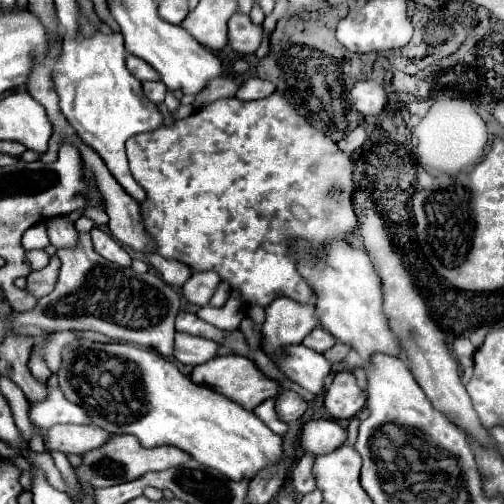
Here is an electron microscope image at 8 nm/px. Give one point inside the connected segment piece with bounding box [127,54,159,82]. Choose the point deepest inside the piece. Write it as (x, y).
(139, 68)

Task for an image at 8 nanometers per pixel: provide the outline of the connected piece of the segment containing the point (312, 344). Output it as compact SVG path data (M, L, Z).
M317 326L311 334L307 334L307 336L303 338L303 344L305 344L307 348L311 348L311 350L325 352L327 348L331 348L331 346L335 344L335 338L333 338L327 330L323 330L321 326Z

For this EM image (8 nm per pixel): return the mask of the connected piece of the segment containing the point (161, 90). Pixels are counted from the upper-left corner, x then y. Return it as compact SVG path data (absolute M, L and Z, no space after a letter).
M143 82L143 92L145 92L145 96L147 96L151 102L159 104L159 102L163 102L167 88L165 88L163 82Z

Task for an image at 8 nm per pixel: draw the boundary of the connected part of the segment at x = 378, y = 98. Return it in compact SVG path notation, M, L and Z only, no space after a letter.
M373 80L357 82L351 88L351 98L353 98L355 108L361 114L367 114L367 116L381 114L383 108L385 108L385 104L387 104L387 92L385 92L385 88L381 84L377 84L377 82L373 82Z

